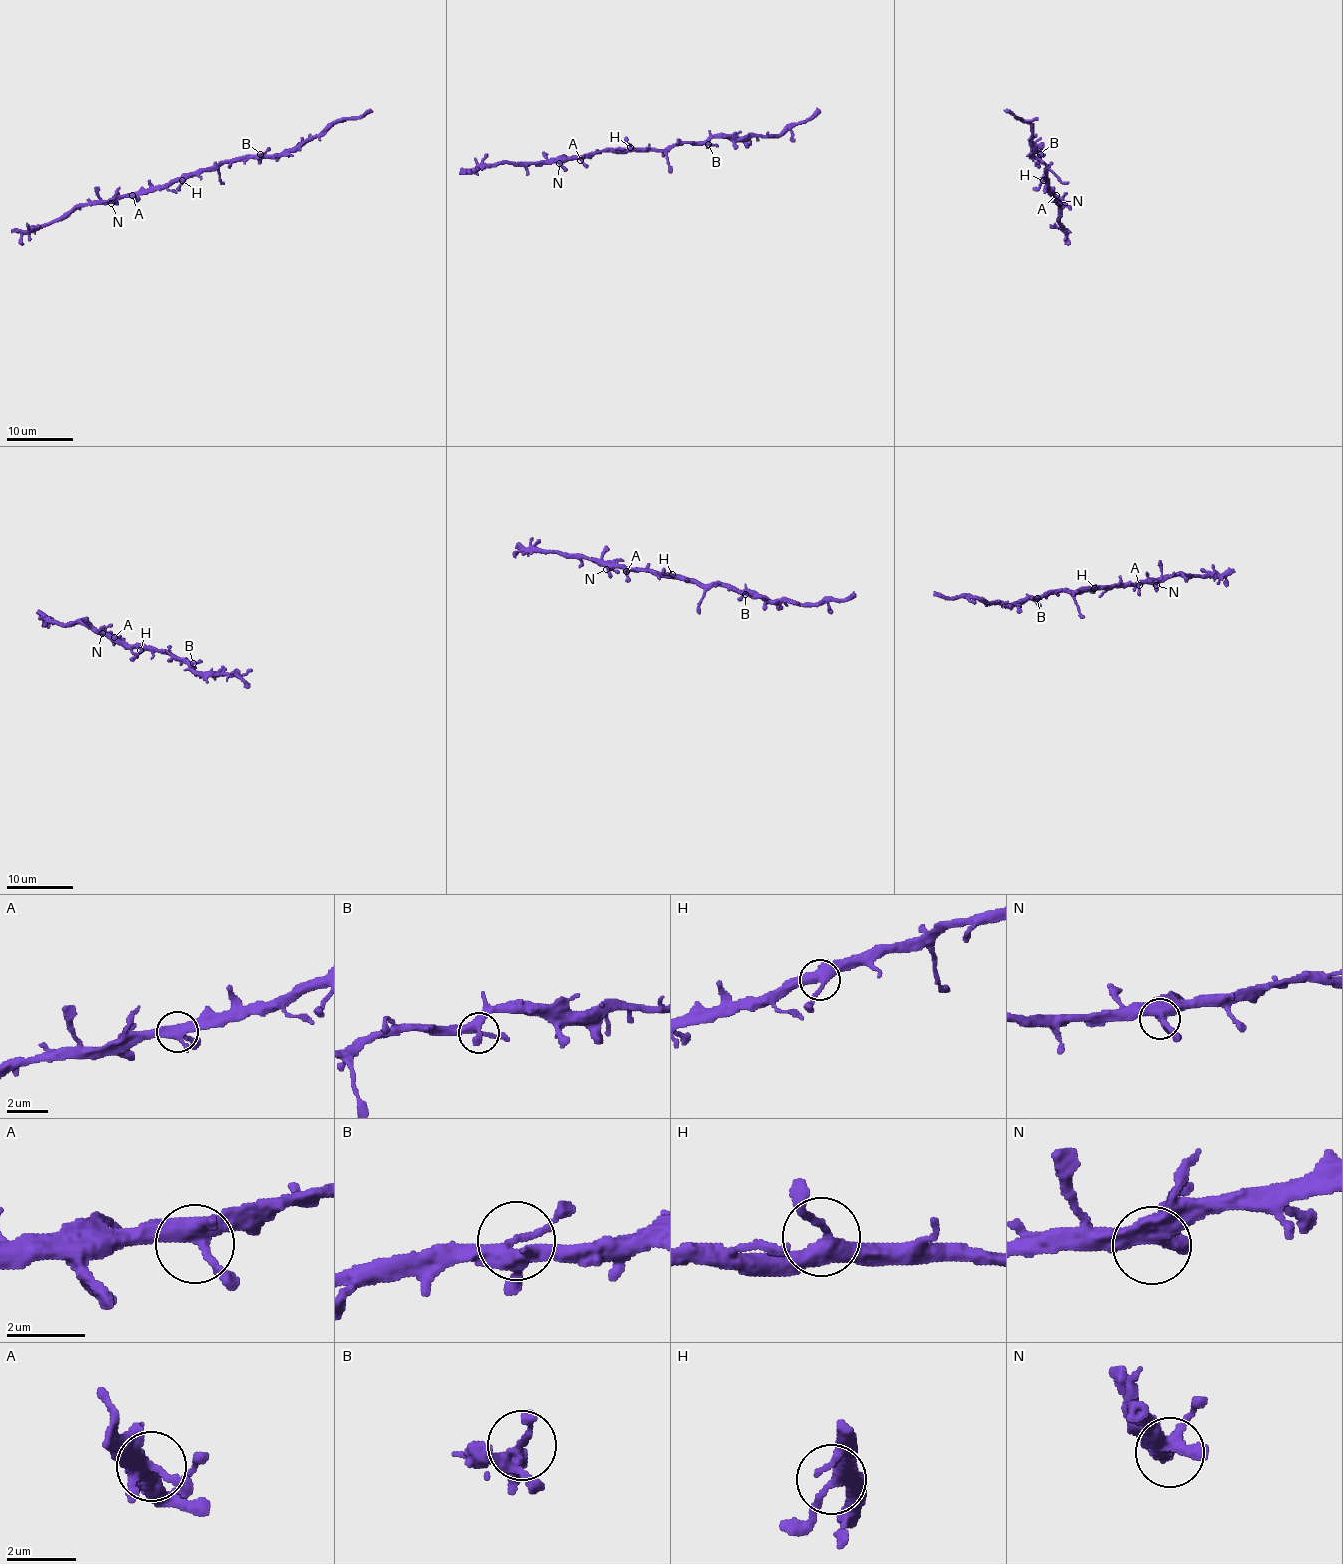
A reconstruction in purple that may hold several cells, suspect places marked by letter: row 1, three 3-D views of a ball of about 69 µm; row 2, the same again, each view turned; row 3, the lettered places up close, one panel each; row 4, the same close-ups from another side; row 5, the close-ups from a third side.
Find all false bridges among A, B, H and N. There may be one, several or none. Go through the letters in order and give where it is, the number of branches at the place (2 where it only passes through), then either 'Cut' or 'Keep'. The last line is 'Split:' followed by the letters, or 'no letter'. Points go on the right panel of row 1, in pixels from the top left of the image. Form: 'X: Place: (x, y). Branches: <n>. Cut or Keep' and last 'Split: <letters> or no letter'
A: Place: (1056, 195). Branches: 4. Keep
B: Place: (1040, 154). Branches: 4. Keep
H: Place: (1043, 180). Branches: 3. Keep
N: Place: (1059, 203). Branches: 4. Keep
Split: no letter

